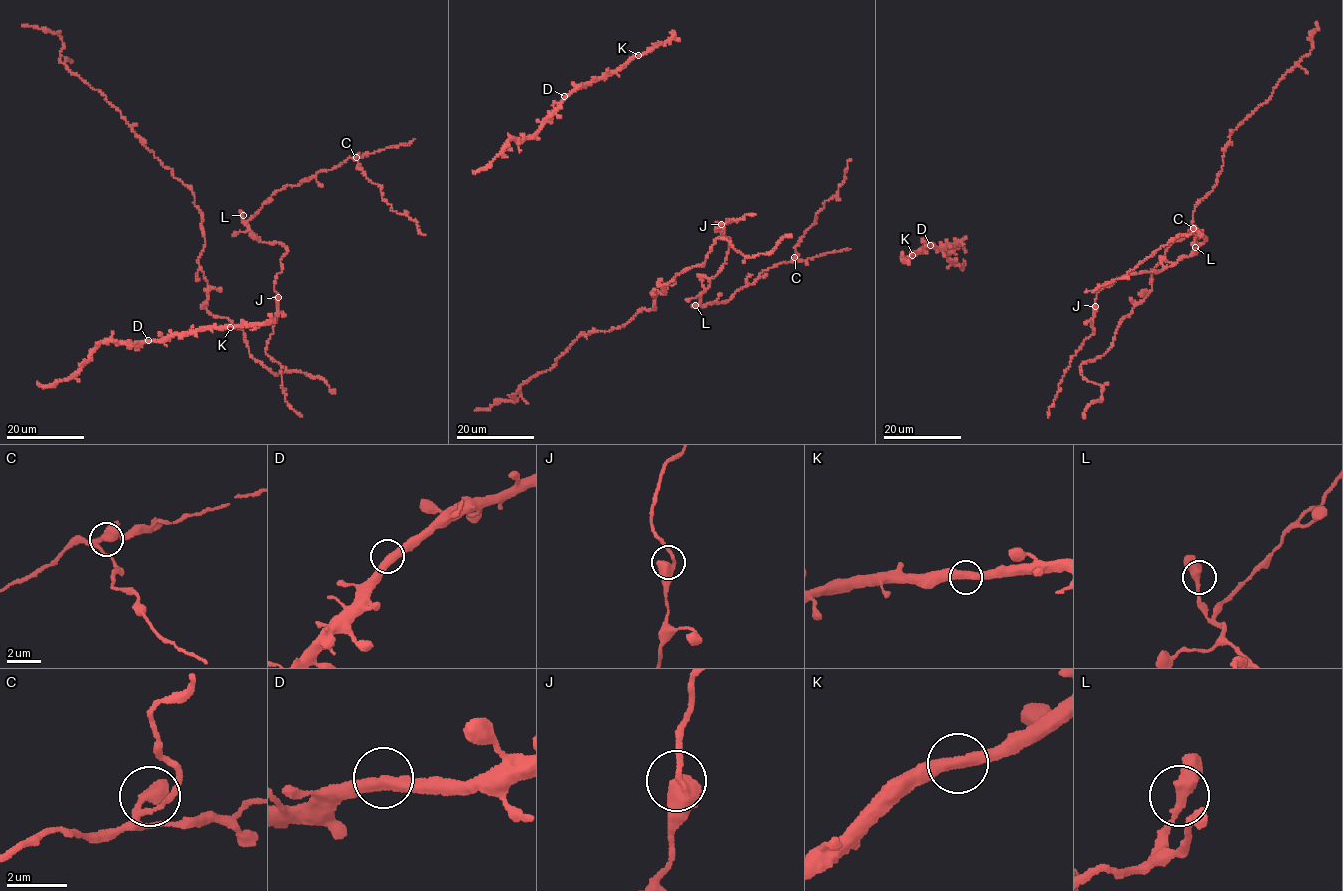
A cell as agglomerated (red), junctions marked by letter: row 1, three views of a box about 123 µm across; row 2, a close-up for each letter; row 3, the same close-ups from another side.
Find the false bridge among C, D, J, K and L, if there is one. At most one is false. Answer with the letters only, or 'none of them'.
none of them

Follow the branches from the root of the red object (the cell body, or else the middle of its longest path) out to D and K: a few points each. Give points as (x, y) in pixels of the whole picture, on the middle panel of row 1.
D: (598, 80), (582, 82), (564, 96)
K: (598, 80), (622, 69), (638, 55)

